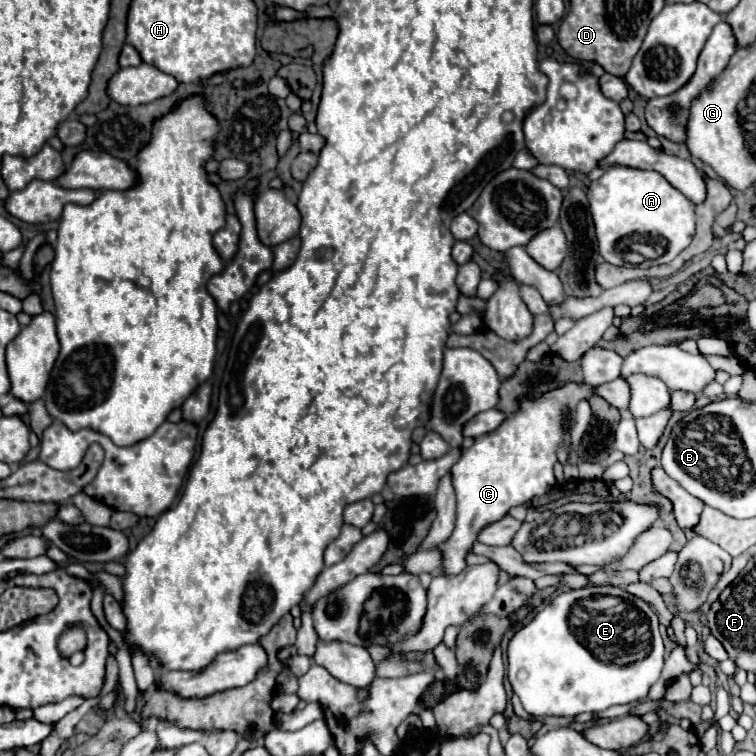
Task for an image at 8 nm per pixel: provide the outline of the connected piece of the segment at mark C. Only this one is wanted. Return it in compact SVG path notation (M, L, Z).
M568 383L562 389L554 389L536 401L524 399L520 411L516 411L512 417L508 417L496 431L478 437L470 449L462 451L462 457L452 467L452 483L454 483L454 491L456 491L456 525L454 525L452 537L448 537L448 541L440 543L440 547L438 547L438 551L442 553L440 567L442 567L444 575L456 575L466 567L466 555L472 551L472 547L484 527L500 521L508 513L510 507L522 505L532 497L544 495L556 485L552 467L556 463L556 449L566 439L566 429L562 427L564 425L562 415L564 413L572 415L578 401L582 397L590 397L592 393L594 393L594 387Z

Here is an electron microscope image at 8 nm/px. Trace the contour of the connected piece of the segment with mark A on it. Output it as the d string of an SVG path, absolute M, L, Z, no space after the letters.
M614 165L600 179L590 183L588 201L596 227L598 251L610 265L627 265L622 252L616 249L618 239L622 239L624 235L648 233L664 237L668 241L668 251L664 253L666 263L678 257L678 253L682 253L694 237L694 205L656 171Z

